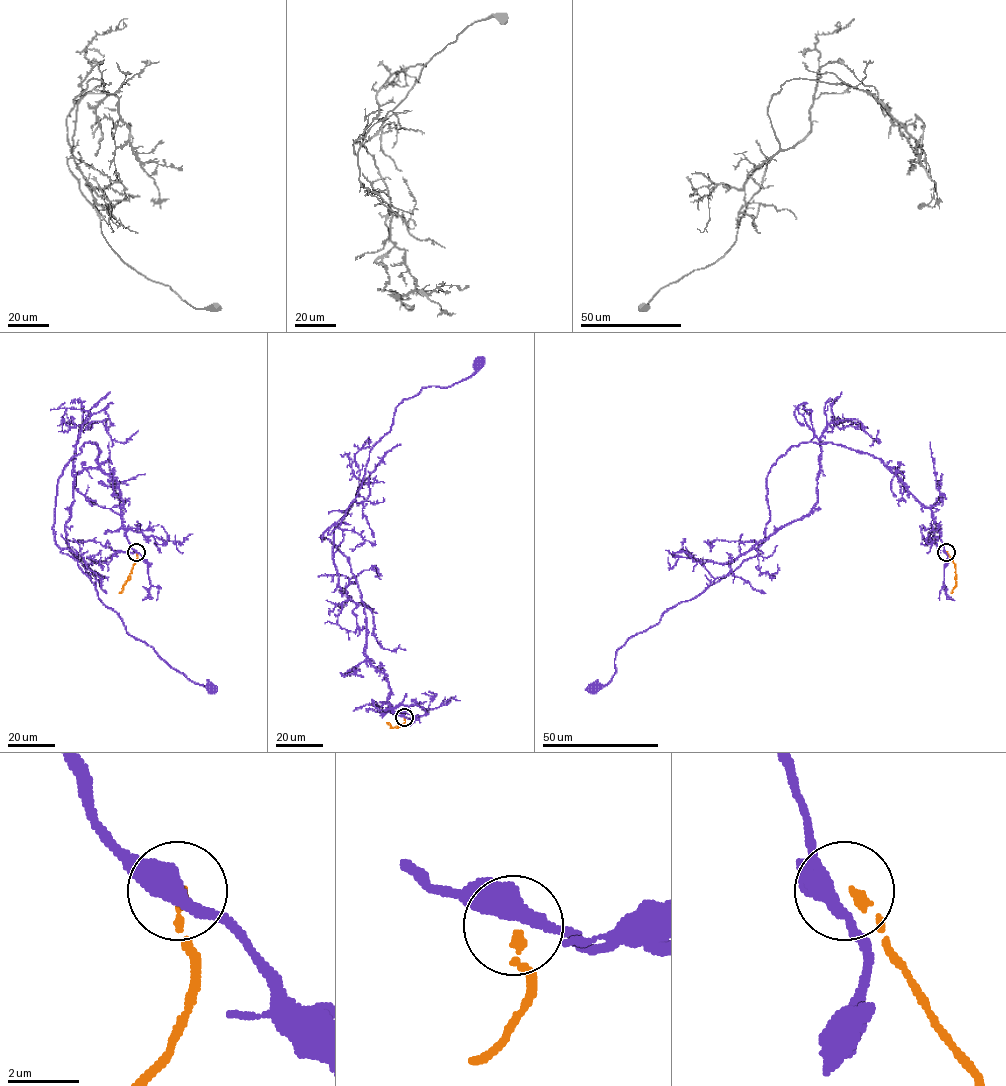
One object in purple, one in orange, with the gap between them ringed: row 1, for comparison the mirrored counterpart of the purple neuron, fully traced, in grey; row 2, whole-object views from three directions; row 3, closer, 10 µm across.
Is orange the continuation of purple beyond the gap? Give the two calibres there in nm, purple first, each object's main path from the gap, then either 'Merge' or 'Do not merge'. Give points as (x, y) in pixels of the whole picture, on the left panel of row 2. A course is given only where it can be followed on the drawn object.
Thickness 480 nm (purple) against 280 nm. Course of purple: (136, 552), (119, 485), (99, 467), (95, 442), (85, 442), (58, 480), (55, 543), (128, 633), (211, 688). Course of orange: (136, 551), (137, 560), (130, 578), (119, 593). Do not merge

